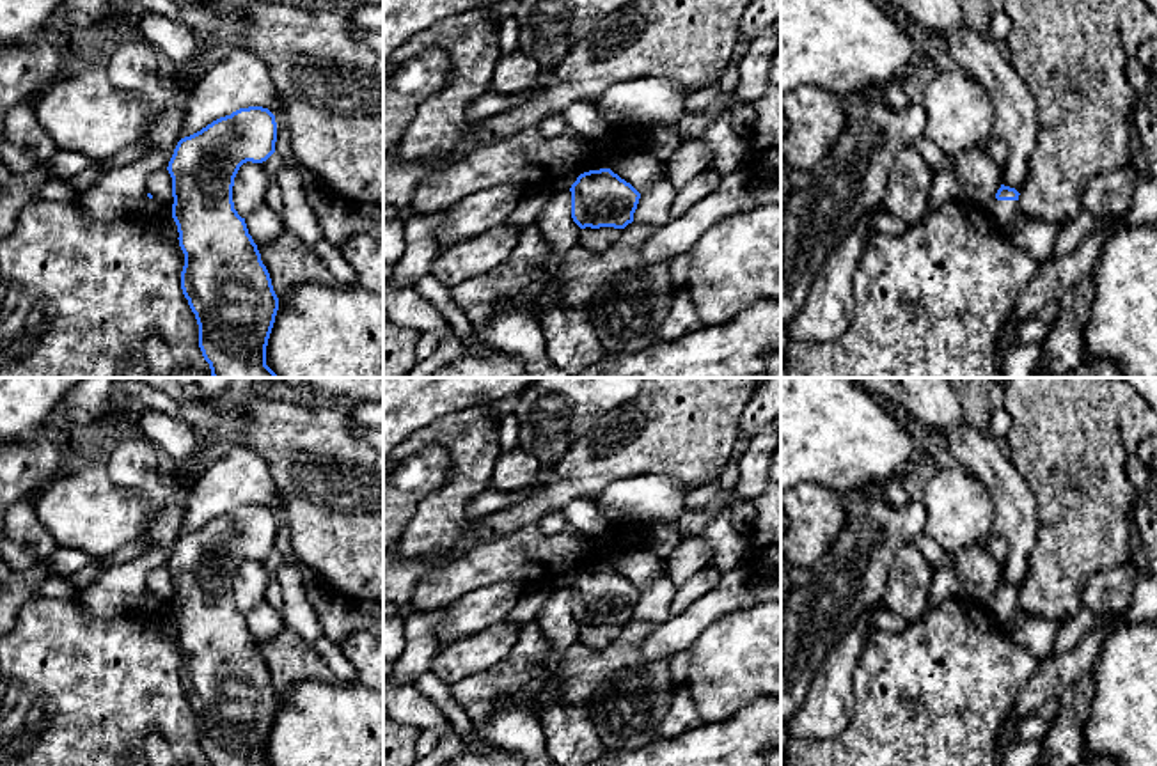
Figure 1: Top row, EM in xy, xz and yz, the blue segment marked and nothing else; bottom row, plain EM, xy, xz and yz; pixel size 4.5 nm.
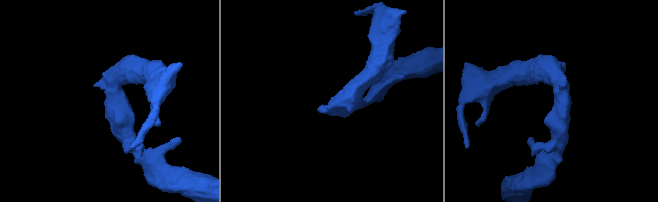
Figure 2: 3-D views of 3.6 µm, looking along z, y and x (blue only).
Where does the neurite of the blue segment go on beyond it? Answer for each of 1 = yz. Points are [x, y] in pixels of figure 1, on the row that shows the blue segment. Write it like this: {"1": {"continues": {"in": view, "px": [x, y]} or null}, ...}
{"1": {"continues": {"in": "yz", "px": [1005, 211]}}}

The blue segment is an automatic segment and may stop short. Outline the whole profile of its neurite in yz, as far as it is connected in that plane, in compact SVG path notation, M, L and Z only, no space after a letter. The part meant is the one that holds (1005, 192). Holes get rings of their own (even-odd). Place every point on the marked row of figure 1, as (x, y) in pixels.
M1001 184L996 193L996 199L988 206L988 213L996 218L1001 231L1006 231L1013 225L1019 209L1019 192L1015 188Z

